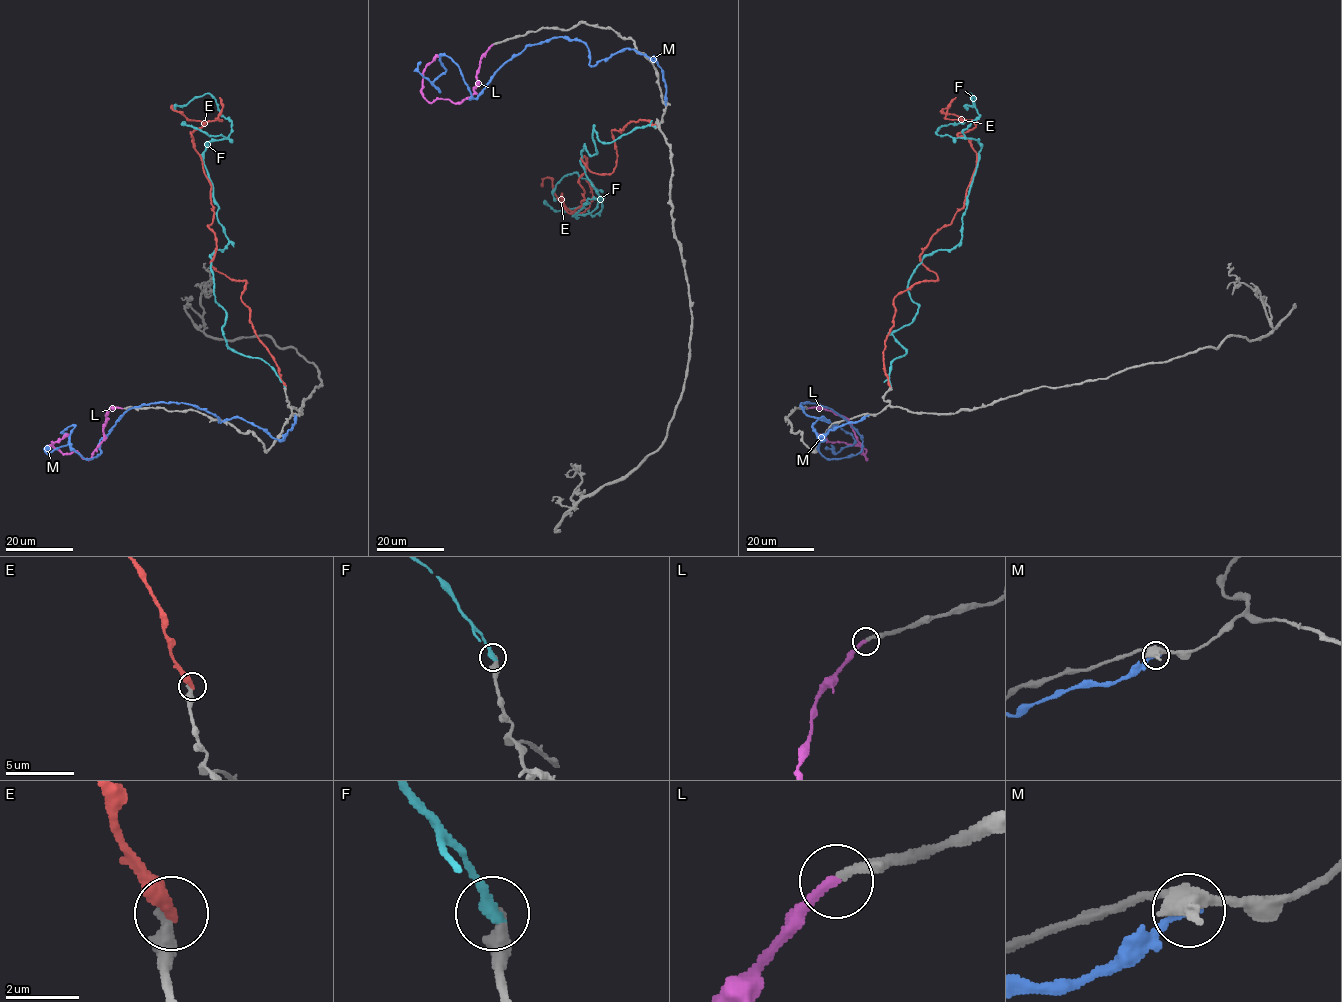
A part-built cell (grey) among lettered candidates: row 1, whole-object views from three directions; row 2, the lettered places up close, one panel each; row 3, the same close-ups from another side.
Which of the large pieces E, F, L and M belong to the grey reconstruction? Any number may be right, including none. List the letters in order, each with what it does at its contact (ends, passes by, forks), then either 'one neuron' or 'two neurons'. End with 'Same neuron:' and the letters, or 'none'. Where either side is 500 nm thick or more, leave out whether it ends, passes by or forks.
E: it ends; two neurons
F: it ends; one neuron
L: it ends; one neuron
M: it ends; two neurons
Same neuron: F, L

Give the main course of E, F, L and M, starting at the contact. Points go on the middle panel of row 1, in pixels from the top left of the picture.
E: (656, 127), (612, 130), (615, 167), (581, 158), (584, 199), (564, 208), (562, 195), (584, 211), (589, 192)
F: (655, 127), (604, 143), (594, 128), (581, 164), (599, 197), (573, 216), (601, 199), (593, 216), (544, 203)
L: (493, 44), (482, 58), (473, 93), (460, 102), (447, 99), (430, 102), (423, 96), (424, 69), (439, 56)
M: (665, 104), (654, 60), (590, 65), (568, 38), (470, 99), (455, 63), (441, 55), (439, 91), (420, 61)

